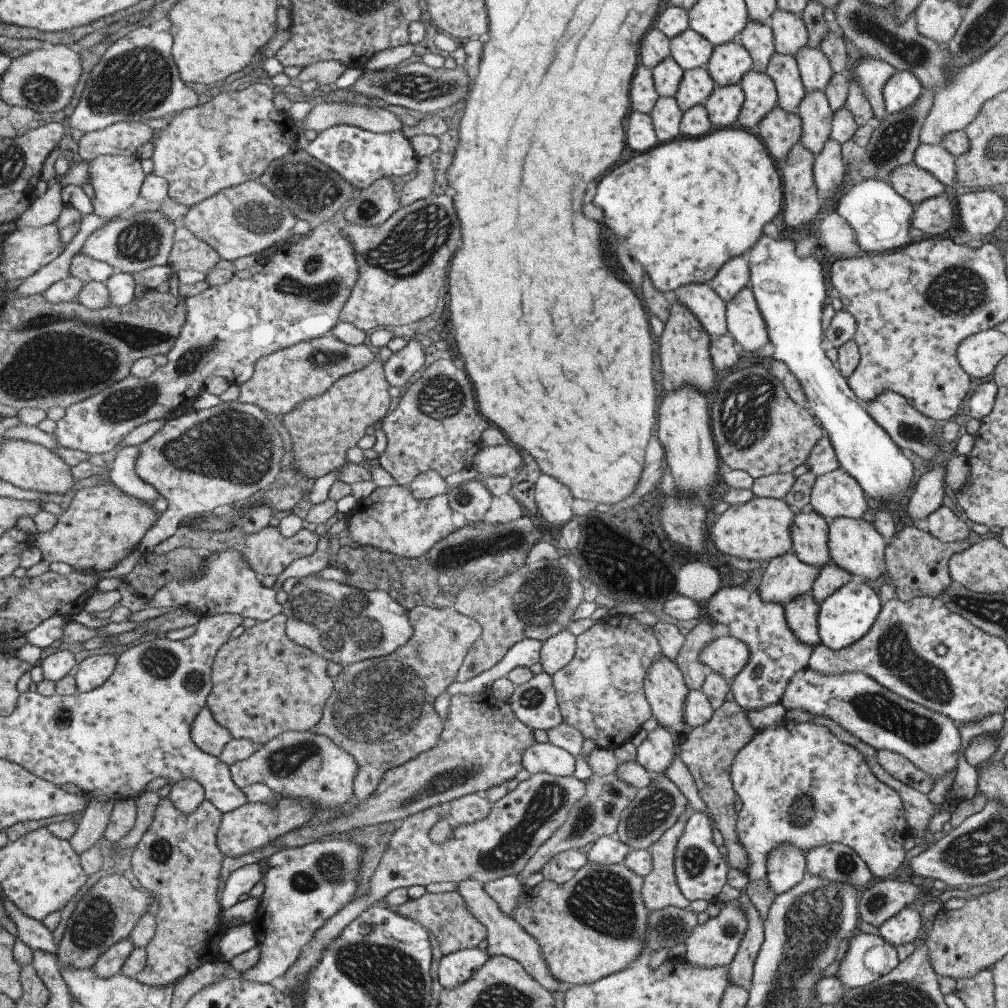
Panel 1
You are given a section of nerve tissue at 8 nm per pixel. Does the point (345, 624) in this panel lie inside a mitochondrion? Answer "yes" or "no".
yes

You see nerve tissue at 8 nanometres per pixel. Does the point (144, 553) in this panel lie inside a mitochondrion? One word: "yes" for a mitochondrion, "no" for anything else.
no

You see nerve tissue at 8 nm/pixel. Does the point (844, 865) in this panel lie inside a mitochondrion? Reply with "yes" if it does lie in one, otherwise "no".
yes

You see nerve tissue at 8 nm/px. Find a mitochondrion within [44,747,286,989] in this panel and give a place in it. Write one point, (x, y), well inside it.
(92, 927)

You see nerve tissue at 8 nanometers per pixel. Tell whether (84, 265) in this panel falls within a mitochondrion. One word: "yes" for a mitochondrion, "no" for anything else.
no

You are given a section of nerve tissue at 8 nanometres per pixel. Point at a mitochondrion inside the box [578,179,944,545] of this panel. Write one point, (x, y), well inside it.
(745, 408)

